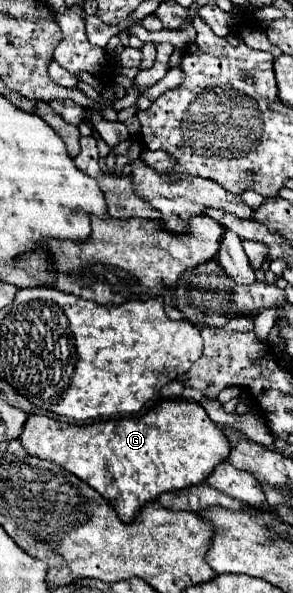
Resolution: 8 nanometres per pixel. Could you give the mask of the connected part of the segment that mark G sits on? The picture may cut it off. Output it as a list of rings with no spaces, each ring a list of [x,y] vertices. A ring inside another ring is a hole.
[[[166,399],[162,401],[162,405],[154,407],[142,417],[102,419],[88,425],[56,421],[46,415],[30,415],[24,423],[20,441],[28,455],[52,461],[76,475],[78,479],[86,481],[110,503],[110,507],[124,523],[130,523],[134,519],[134,513],[138,513],[144,503],[154,501],[154,497],[158,497],[160,493],[202,483],[208,473],[212,473],[212,469],[226,459],[226,453],[230,453],[230,441],[208,417],[204,407],[196,401],[186,399]]]

